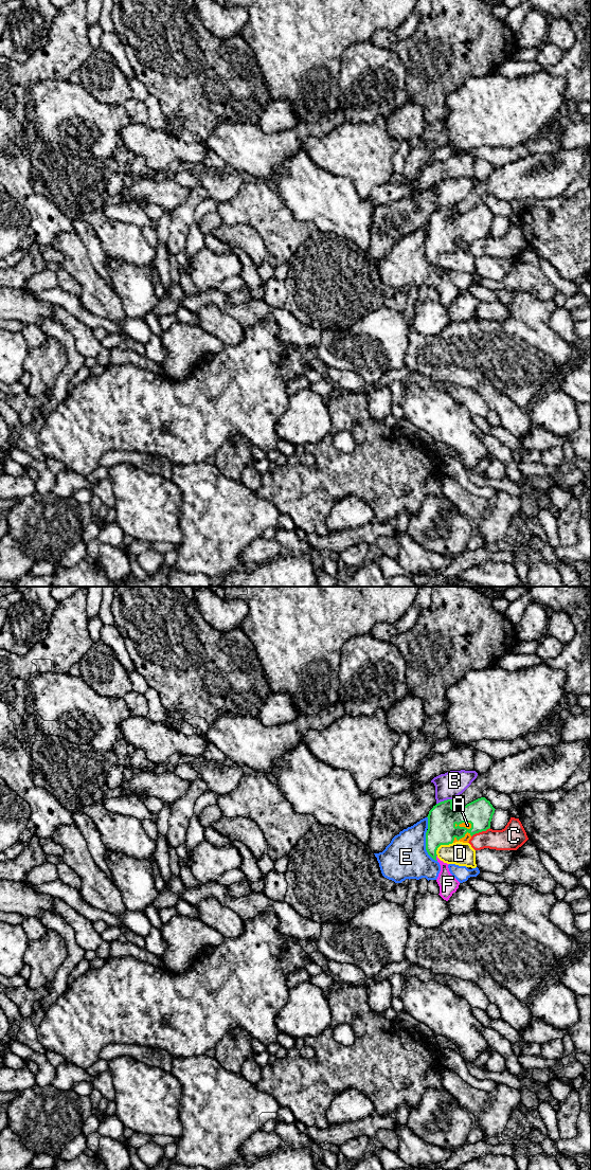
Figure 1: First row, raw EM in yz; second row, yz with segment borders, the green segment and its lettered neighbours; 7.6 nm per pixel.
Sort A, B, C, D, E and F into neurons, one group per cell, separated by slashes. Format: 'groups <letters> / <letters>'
groups A F / B / C / D / E

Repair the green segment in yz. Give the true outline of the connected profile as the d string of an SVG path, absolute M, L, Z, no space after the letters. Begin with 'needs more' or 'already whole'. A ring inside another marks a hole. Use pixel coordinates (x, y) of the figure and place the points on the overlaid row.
needs more | M485 797L478 798L466 806L452 808L453 799L447 799L433 806L428 814L428 830L426 832L426 850L428 854L441 865L441 871L436 879L440 886L440 896L448 901L459 888L460 882L450 874L447 863L437 858L436 850L441 845L449 845L455 842L468 843L476 833L486 831L490 828L490 822L495 808Z

